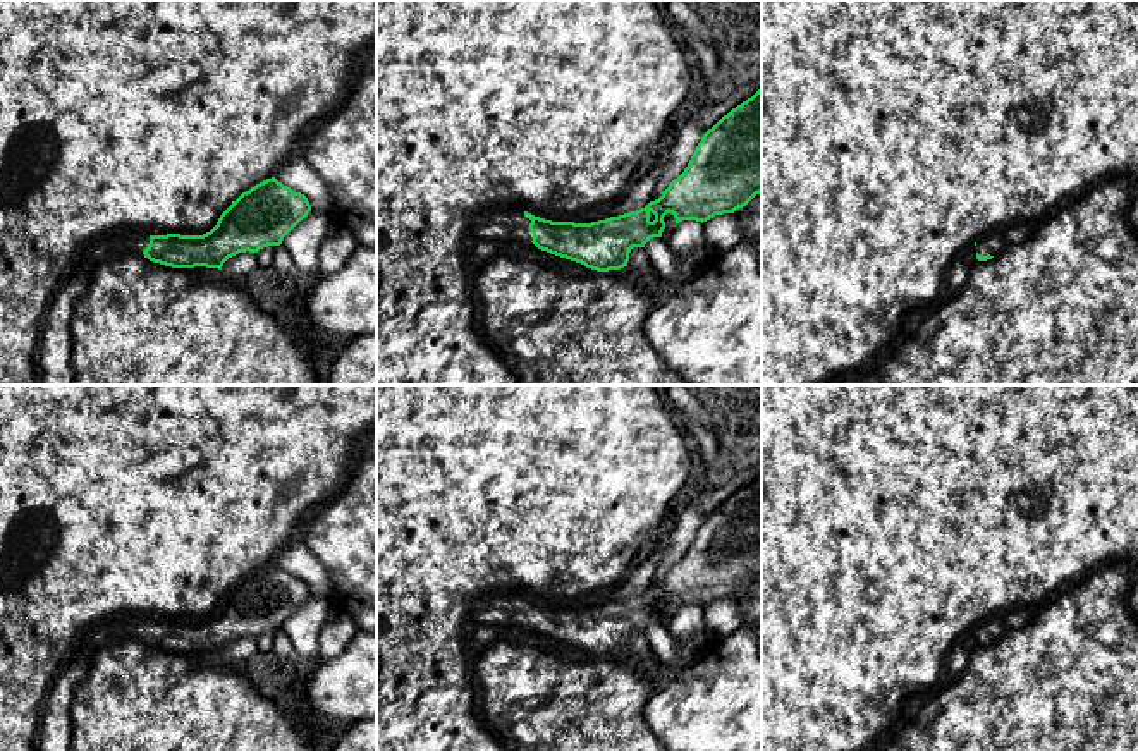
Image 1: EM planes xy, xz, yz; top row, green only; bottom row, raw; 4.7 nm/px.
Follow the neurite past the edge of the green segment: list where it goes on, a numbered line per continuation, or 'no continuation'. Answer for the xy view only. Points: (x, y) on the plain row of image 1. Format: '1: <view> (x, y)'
1: xy (55, 732)

